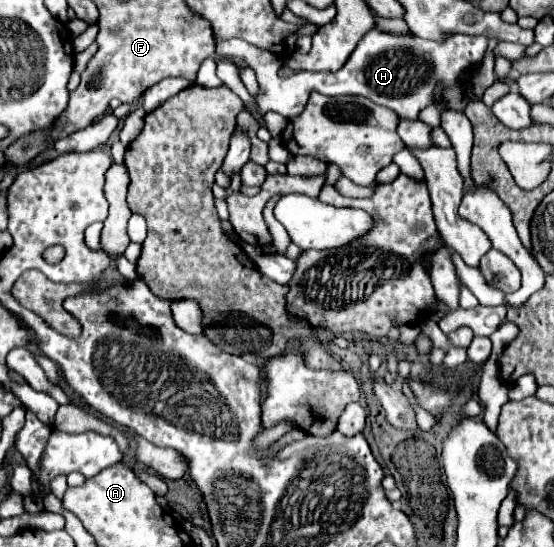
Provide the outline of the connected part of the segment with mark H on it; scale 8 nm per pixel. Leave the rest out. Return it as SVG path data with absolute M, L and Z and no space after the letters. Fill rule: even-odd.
M374 27L370 33L362 37L360 45L354 49L354 55L336 73L300 71L286 79L278 75L283 66L283 61L279 57L272 55L270 51L252 47L246 41L240 39L222 41L216 45L216 51L242 57L256 71L260 83L260 95L256 97L256 101L262 113L276 111L284 117L296 117L306 107L310 93L318 91L328 97L360 95L374 101L376 105L396 111L402 119L416 121L420 111L434 103L438 85L442 85L442 91L448 87L464 85L466 71L472 69L476 63L482 63L486 47L488 47L486 37L466 37L458 33L454 37L446 37L446 41L426 41L422 37L414 37L414 33L394 35Z

